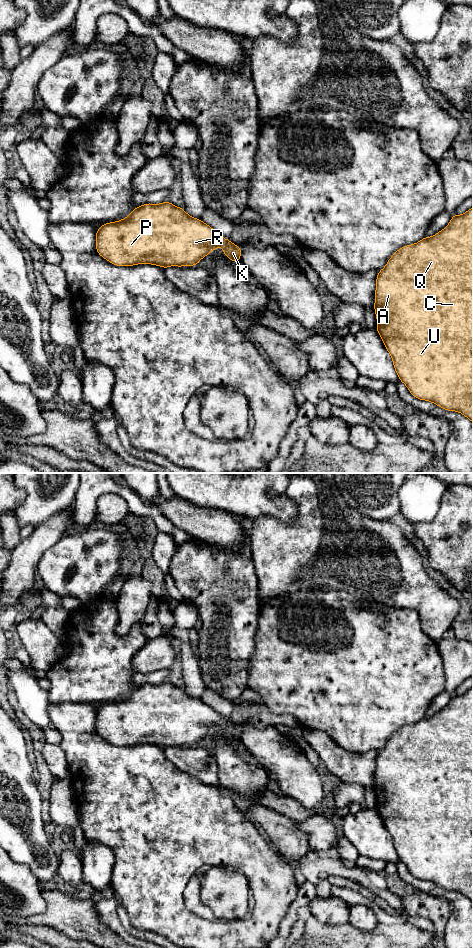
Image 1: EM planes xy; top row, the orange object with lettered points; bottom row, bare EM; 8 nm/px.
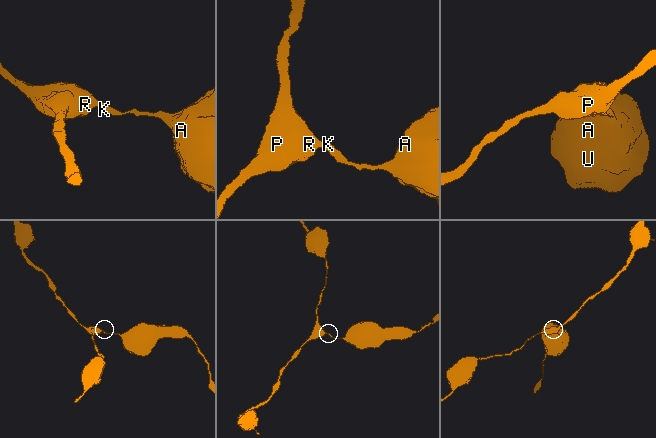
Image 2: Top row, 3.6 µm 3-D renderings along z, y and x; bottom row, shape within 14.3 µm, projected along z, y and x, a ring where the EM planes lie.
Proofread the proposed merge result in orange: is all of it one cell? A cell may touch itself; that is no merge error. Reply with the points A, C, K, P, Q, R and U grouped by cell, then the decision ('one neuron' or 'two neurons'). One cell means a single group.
A C K P Q R U; one neuron

